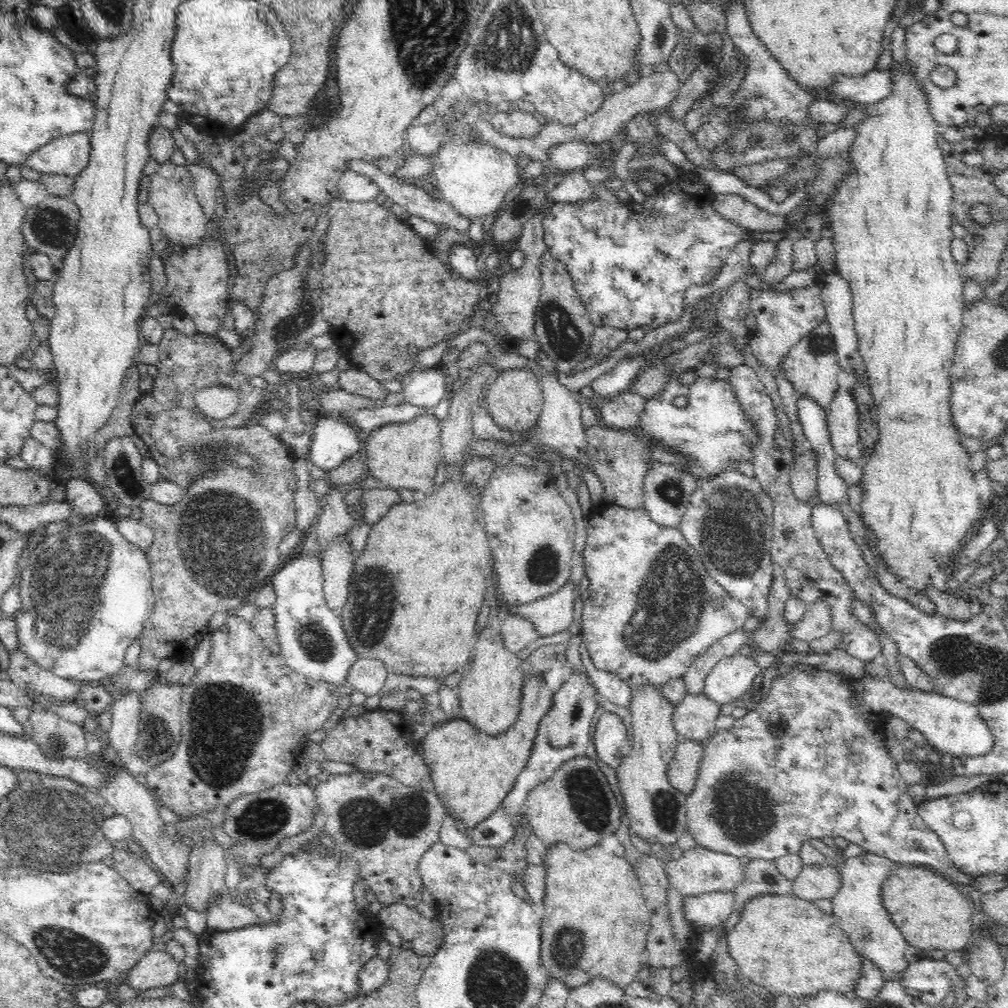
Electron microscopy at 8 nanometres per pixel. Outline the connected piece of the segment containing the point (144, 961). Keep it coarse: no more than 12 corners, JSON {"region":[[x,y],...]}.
{"region":[[156,947],[123,983],[140,991],[172,985],[178,964]]}

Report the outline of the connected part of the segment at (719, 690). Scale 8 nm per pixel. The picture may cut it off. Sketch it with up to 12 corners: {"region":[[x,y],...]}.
{"region":[[737,653],[708,673],[703,693],[722,706],[752,688],[752,657]]}

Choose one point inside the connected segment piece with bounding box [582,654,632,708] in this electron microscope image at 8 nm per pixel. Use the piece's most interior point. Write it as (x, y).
(610, 685)

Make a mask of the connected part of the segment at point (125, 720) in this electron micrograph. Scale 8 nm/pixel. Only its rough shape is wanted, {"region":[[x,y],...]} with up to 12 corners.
{"region":[[142,692],[114,702],[104,740],[119,766],[143,780],[150,768],[135,753]]}

